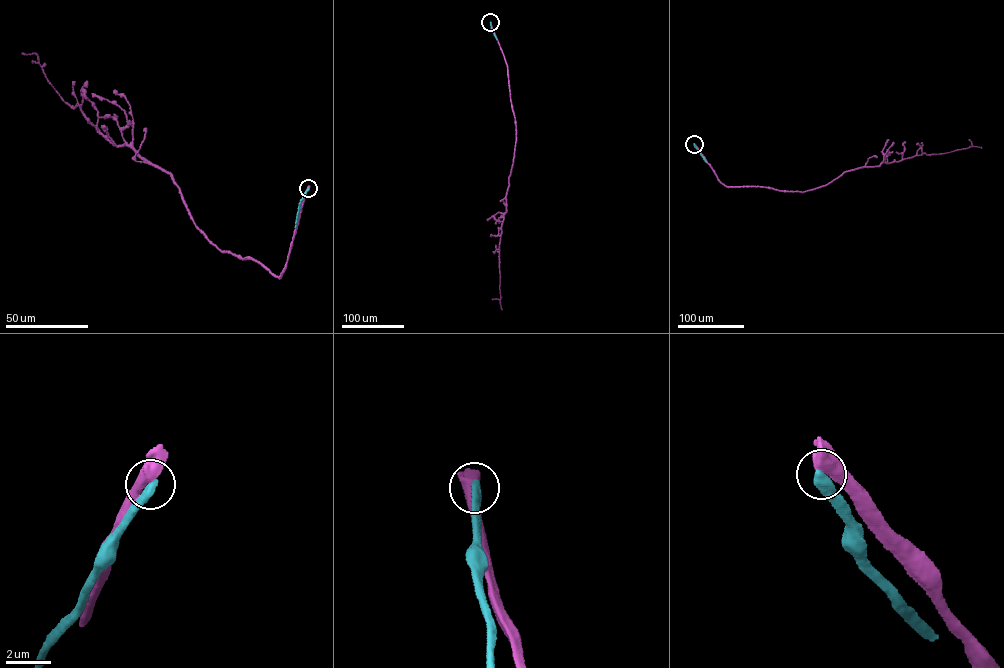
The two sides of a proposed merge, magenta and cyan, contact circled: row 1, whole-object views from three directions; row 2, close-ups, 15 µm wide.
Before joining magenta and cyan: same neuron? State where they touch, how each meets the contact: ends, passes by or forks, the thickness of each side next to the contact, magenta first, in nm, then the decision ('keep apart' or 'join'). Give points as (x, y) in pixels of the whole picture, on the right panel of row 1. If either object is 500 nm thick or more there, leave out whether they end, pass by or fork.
(694, 144) | 600/480 nm | keep apart

